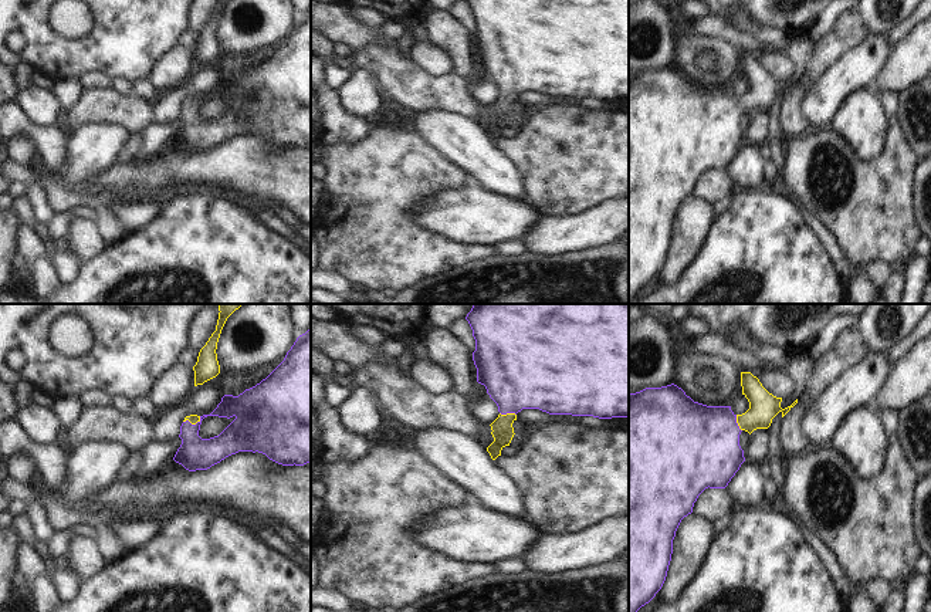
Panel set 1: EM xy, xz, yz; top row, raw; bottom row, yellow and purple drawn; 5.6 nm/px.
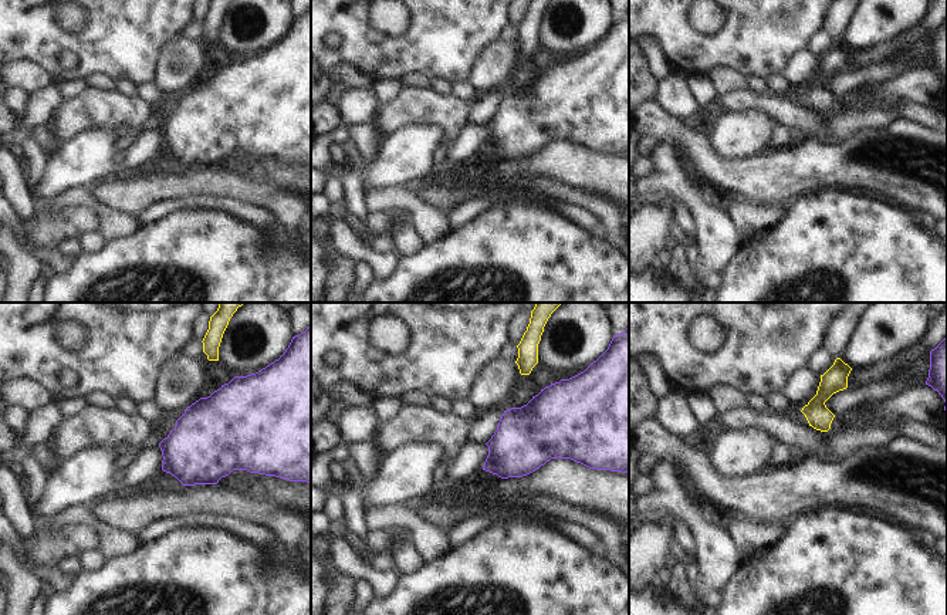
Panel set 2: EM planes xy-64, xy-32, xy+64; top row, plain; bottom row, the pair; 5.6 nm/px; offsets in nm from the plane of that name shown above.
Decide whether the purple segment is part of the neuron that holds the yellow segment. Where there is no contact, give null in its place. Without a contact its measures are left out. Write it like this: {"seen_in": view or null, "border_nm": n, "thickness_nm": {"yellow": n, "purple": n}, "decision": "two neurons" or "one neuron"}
{"seen_in": "xz", "border_nm": 100, "thickness_nm": {"yellow": 130, "purple": 440}, "decision": "one neuron"}

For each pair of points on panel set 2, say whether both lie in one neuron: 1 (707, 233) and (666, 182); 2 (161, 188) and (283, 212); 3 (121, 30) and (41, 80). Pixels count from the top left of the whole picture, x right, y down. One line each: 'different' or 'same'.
1: same
2: same
3: different

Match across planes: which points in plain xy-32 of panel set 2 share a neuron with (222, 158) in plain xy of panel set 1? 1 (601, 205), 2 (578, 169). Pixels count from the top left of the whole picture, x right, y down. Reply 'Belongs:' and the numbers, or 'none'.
Belongs: 2

